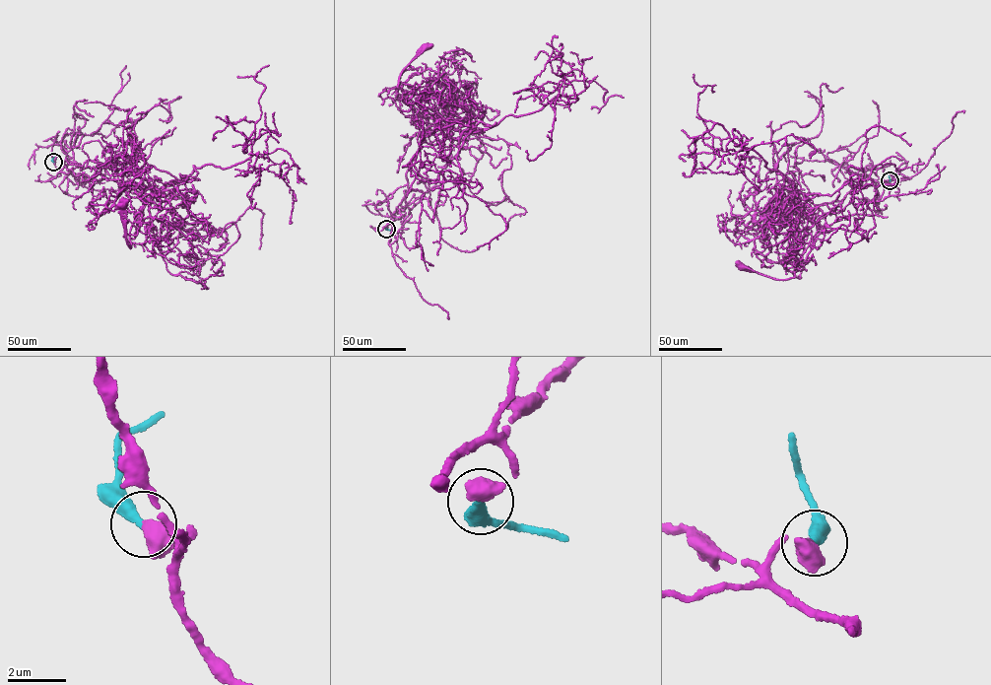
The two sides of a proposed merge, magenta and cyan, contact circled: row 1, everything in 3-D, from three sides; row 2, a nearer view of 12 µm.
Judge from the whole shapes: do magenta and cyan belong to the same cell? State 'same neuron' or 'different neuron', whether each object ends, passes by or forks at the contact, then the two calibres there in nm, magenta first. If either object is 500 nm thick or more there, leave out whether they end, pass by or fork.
same neuron; 550 nm thick on the magenta side, 340 nm on the other

